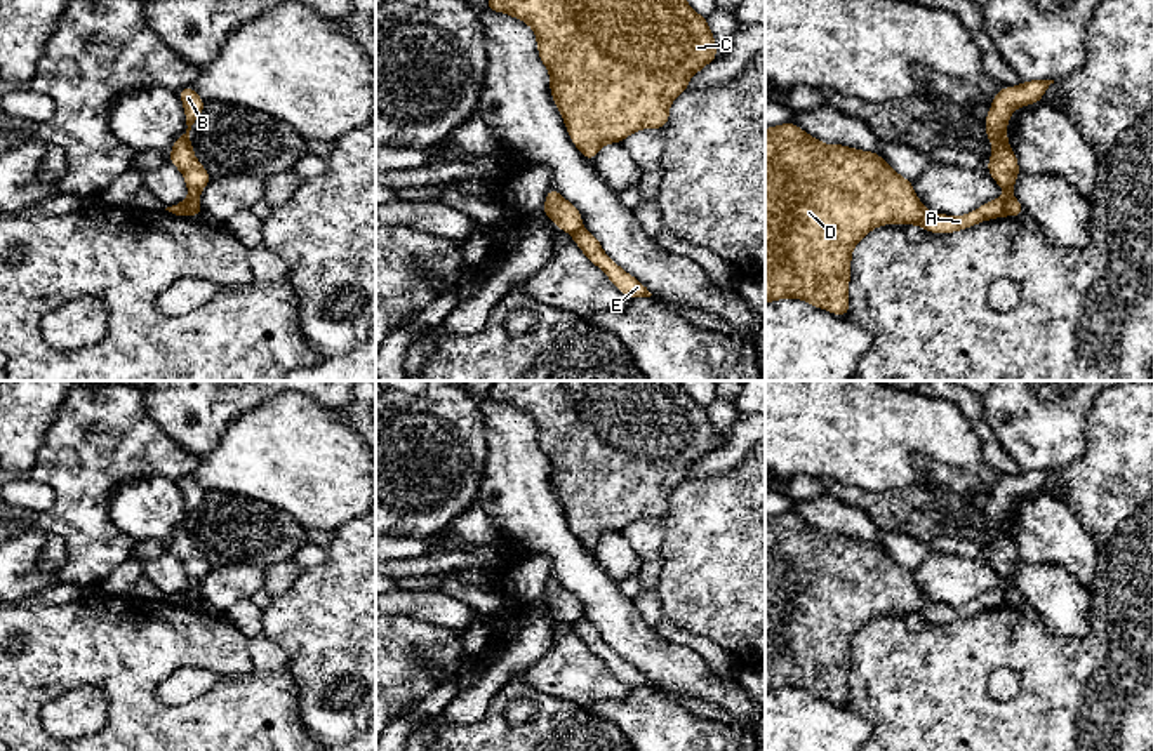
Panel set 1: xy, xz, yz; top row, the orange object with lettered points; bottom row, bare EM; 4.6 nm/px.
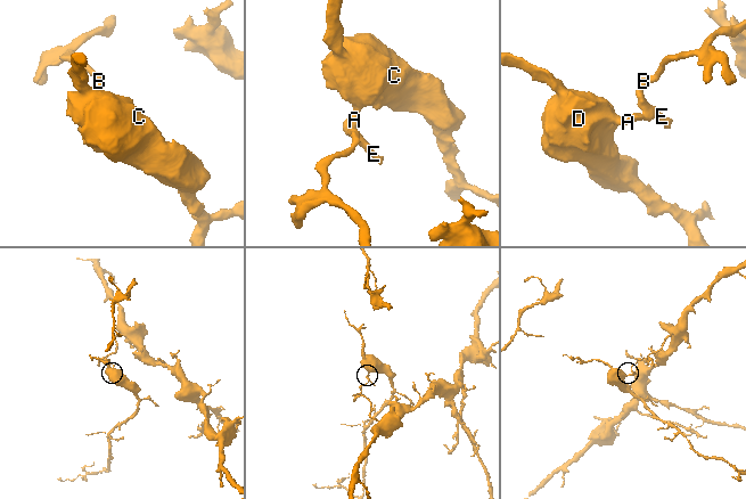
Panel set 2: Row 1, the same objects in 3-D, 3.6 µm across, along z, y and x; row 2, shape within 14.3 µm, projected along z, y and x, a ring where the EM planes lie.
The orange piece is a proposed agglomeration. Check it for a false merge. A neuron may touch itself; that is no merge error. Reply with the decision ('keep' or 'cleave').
cleave

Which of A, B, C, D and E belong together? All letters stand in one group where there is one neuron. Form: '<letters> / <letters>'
A C D / B E

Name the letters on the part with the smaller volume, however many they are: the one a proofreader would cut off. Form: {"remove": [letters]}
{"remove": ["A", "C", "D"]}

